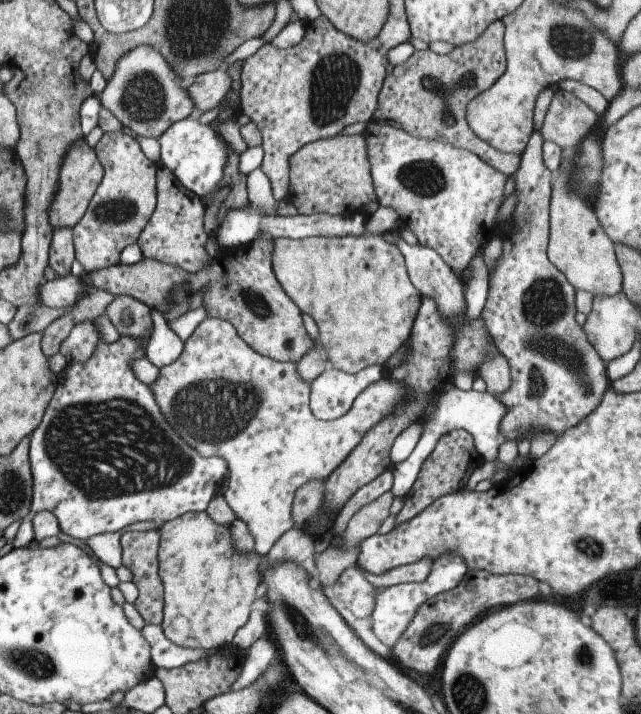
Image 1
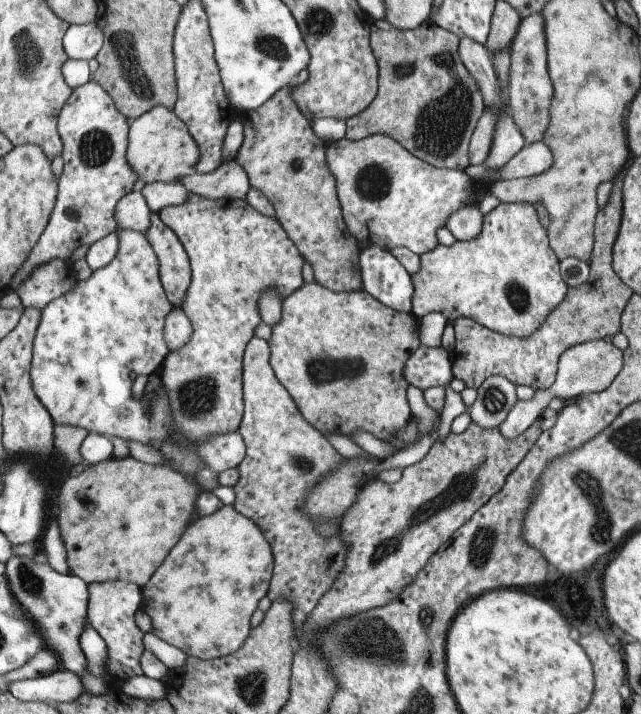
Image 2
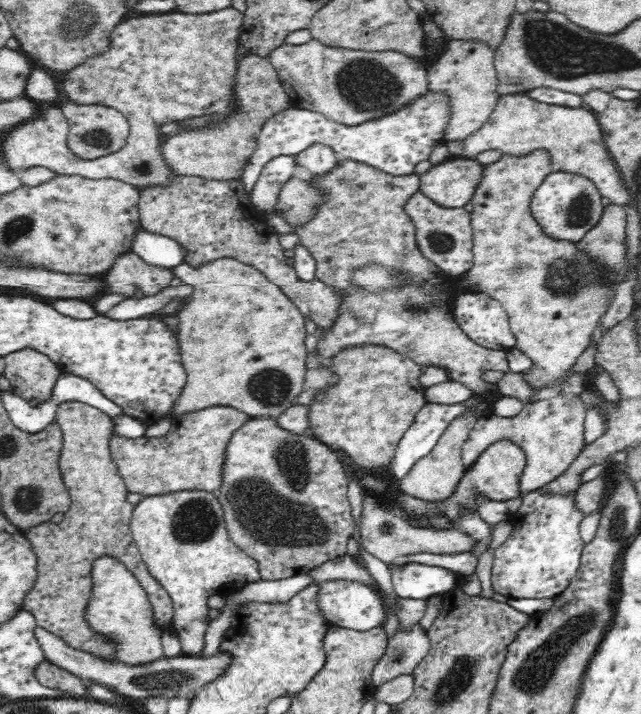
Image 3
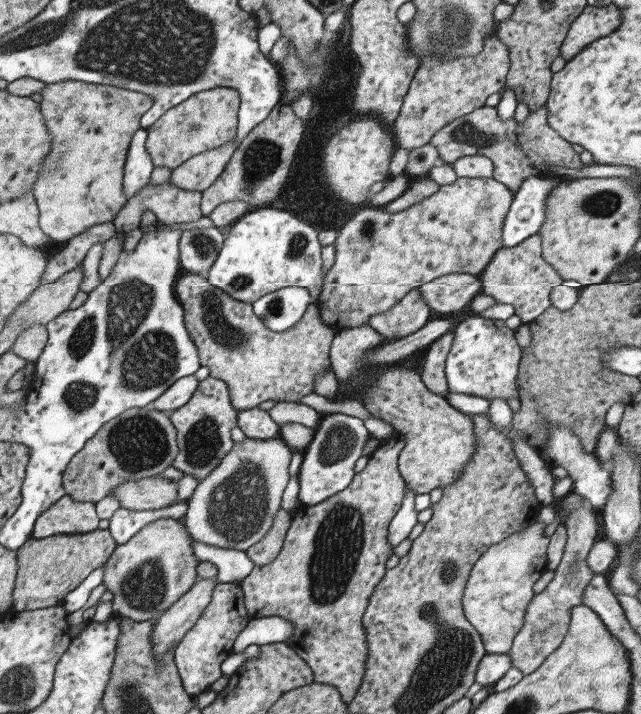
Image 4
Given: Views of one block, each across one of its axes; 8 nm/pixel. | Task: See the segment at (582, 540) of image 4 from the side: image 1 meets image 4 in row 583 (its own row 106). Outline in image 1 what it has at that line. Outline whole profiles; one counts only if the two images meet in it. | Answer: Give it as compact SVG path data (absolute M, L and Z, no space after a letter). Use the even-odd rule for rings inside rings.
M555 90L539 132L545 142L551 140L565 152L573 152L595 122L597 114L583 100L569 92Z

